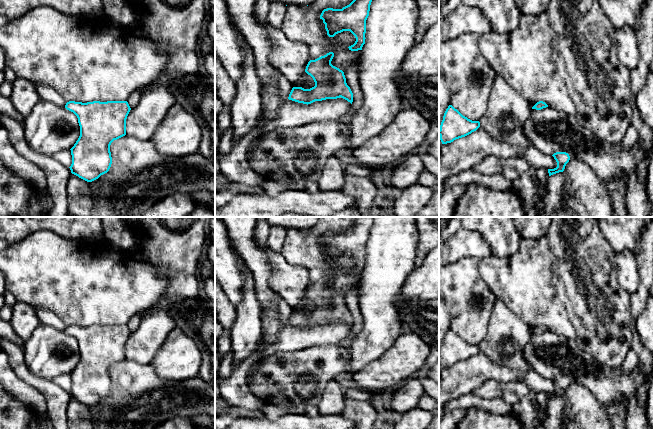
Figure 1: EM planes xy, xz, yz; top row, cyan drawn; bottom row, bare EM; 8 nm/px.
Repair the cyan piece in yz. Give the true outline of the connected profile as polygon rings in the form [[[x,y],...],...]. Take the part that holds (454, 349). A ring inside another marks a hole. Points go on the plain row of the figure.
[[[439,298],[439,378],[442,368],[465,361],[479,351],[479,345],[468,343],[451,329],[449,306]]]

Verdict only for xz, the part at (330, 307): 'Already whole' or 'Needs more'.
Already whole

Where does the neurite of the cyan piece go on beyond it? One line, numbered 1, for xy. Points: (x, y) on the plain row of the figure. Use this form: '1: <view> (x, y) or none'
1: none

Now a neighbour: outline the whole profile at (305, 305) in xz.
[[[304,295],[304,297],[300,300],[299,304],[296,307],[293,307],[292,309],[293,311],[302,311],[304,313],[310,313],[315,310],[315,306],[313,302]]]

